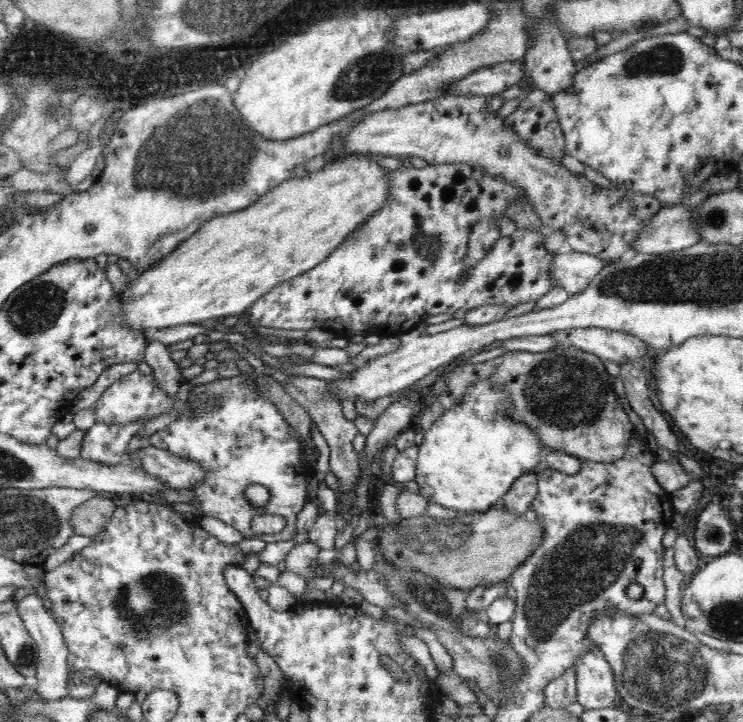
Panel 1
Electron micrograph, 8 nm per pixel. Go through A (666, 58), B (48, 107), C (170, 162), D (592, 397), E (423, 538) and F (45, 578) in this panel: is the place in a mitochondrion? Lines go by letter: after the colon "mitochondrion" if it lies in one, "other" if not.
A: mitochondrion
B: mitochondrion
C: mitochondrion
D: mitochondrion
E: mitochondrion
F: other

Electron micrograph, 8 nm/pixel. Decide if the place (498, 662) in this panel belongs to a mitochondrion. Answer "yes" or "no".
yes

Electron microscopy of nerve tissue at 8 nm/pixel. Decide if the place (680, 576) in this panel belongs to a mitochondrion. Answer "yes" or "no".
no

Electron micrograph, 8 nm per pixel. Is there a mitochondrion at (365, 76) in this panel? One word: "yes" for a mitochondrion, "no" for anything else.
yes

